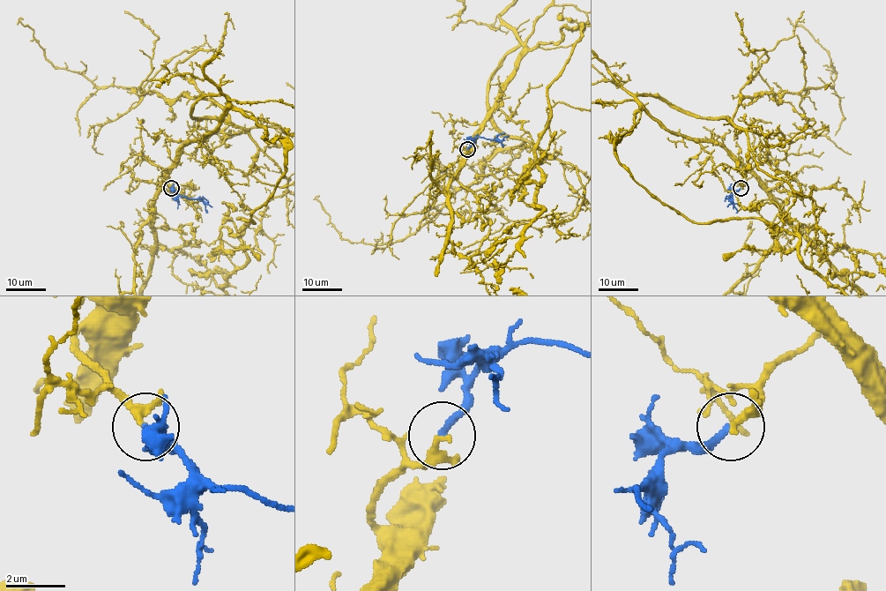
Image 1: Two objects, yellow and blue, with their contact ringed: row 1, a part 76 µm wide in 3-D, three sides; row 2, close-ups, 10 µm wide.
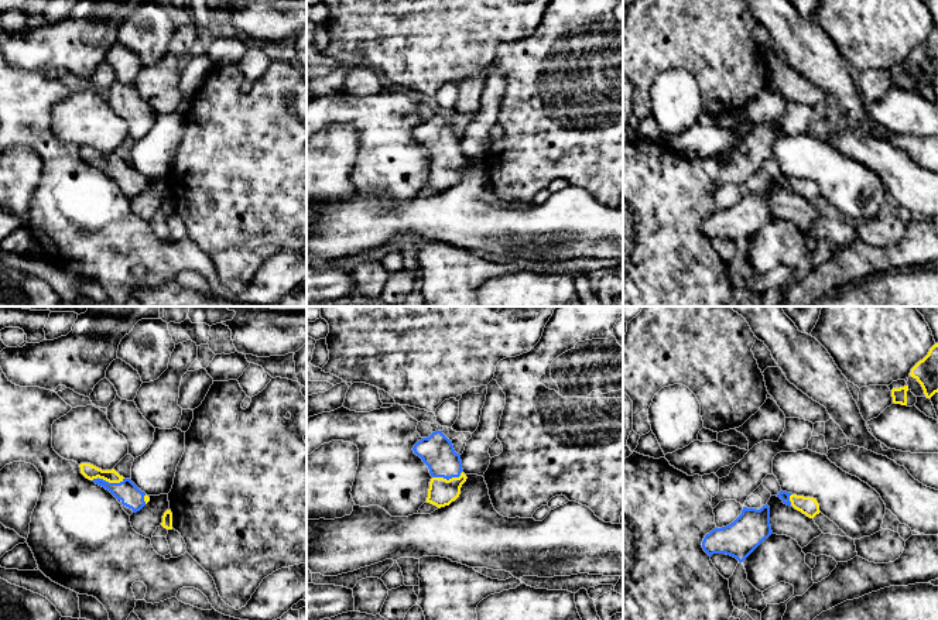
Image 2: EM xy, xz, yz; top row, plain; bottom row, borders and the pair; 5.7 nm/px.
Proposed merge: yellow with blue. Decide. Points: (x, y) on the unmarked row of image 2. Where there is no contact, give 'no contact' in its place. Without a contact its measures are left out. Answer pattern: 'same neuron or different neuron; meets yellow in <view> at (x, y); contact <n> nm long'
same neuron; meets yellow in xy at (108, 164); contact 180 nm long

